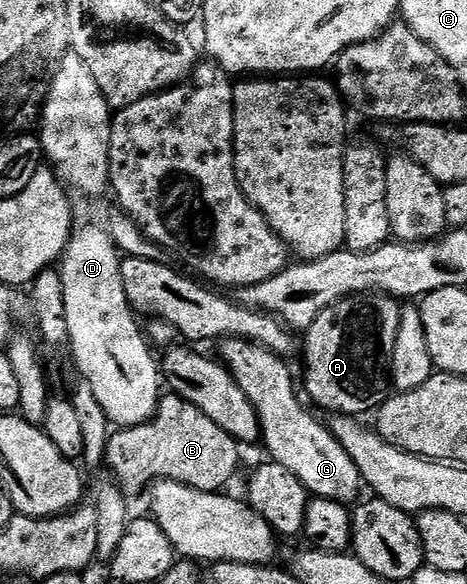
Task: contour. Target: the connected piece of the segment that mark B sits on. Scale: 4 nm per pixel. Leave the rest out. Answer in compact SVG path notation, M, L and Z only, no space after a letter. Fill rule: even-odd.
M168 393L160 397L157 412L145 424L136 426L125 426L116 429L107 442L107 457L105 459L106 469L111 469L110 477L118 482L120 490L128 495L134 496L148 489L152 484L166 480L169 482L180 482L186 486L192 486L198 490L204 490L210 494L222 491L223 486L235 474L239 466L240 443L235 441L225 428L217 428L201 408L189 404L177 394Z

